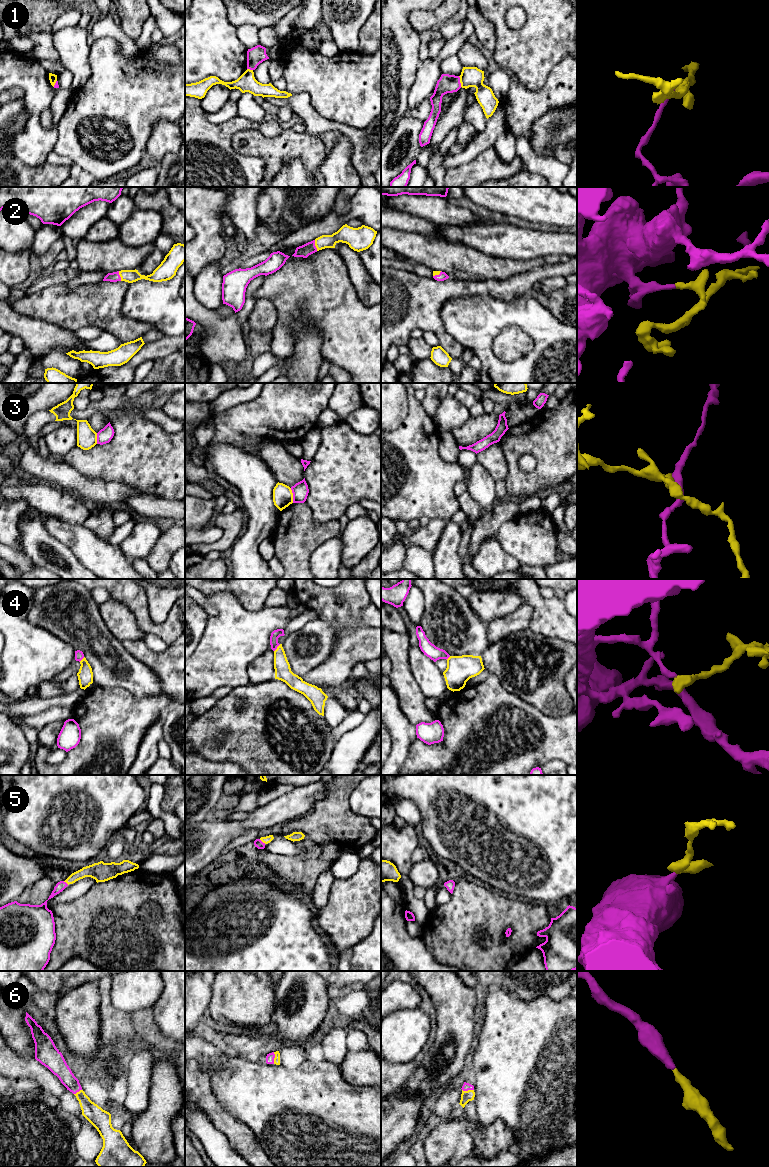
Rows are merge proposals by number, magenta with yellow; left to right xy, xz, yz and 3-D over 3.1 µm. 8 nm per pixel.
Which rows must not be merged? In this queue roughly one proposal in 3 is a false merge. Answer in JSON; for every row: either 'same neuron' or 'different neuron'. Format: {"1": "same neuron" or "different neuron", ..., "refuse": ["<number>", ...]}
{"1": "different neuron", "2": "same neuron", "3": "different neuron", "4": "same neuron", "5": "same neuron", "6": "same neuron", "refuse": ["1", "3"]}

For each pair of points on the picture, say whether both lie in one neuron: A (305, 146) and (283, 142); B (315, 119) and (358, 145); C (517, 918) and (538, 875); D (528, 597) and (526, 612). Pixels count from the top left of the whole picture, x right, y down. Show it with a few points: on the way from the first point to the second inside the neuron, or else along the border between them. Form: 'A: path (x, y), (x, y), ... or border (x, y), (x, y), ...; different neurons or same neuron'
A: path (300, 145), (288, 144); same neuron
B: path (326, 125), (340, 127), (350, 134); same neuron
C: border (522, 898), (544, 901), (546, 903); different neurons
D: border (524, 602), (532, 610), (529, 626); different neurons

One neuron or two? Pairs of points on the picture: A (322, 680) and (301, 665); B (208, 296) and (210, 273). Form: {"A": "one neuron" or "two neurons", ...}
{"A": "two neurons", "B": "one neuron"}

